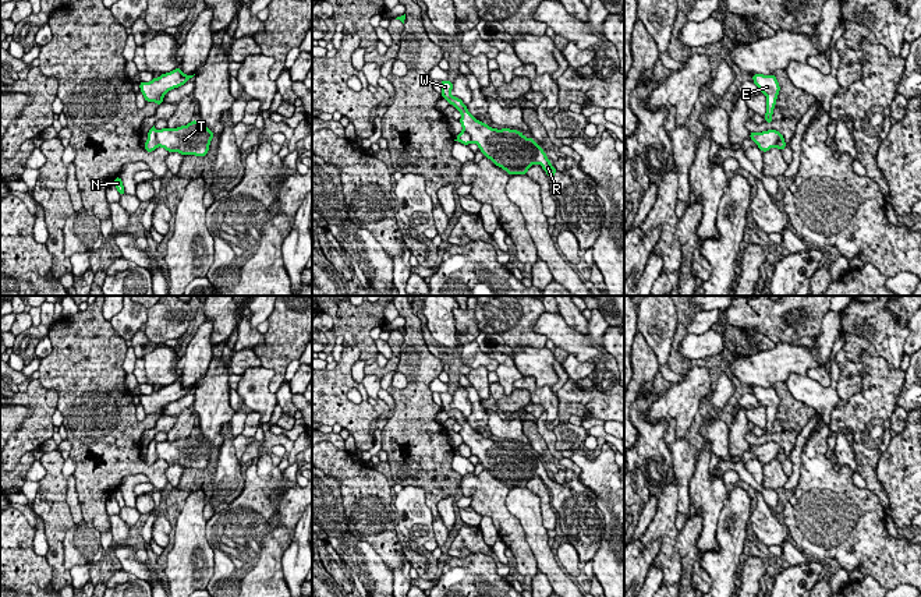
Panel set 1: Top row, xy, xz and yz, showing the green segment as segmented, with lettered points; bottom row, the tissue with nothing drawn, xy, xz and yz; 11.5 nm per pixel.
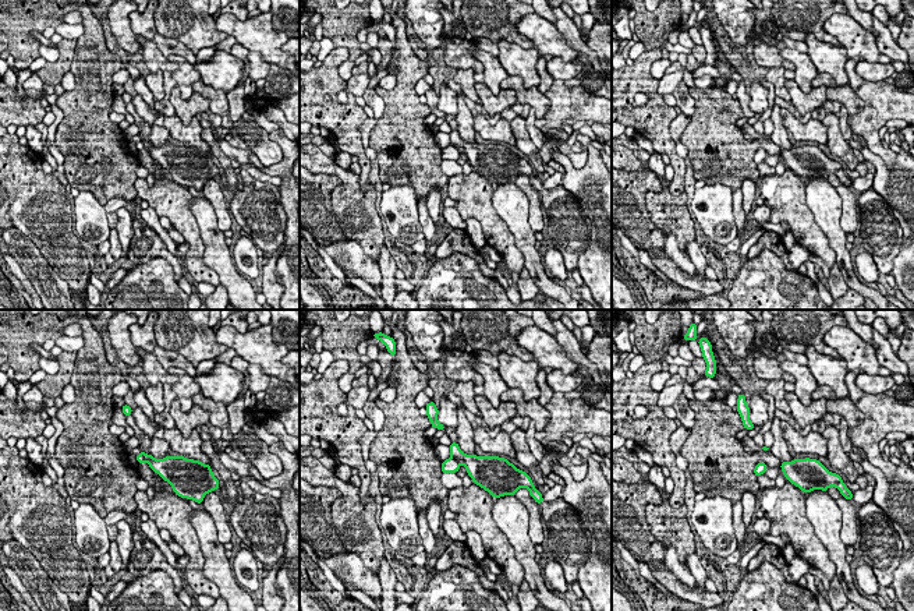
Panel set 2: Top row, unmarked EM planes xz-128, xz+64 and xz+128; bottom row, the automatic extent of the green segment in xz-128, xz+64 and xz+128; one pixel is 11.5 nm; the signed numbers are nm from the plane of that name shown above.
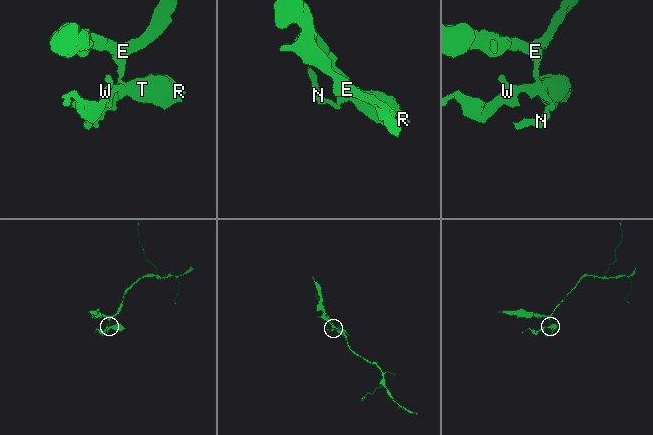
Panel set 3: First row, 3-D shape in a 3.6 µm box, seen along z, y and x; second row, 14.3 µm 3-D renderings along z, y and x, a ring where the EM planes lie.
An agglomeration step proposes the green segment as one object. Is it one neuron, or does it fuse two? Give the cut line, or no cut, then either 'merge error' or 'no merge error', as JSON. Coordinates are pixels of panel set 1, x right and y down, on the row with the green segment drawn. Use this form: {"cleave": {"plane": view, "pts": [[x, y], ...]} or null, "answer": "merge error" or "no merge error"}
{"cleave": {"plane": "xy", "pts": [[155, 131], [158, 145]]}, "answer": "merge error"}

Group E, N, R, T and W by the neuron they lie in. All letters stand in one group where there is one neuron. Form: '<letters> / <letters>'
E N / R T W

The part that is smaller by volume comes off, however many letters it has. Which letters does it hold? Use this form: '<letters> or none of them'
R, T, W

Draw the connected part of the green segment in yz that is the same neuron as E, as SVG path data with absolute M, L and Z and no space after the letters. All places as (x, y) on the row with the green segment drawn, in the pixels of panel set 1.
M754 74L752 80L754 84L758 86L759 92L766 95L766 113L764 117L766 123L772 123L772 114L780 91L780 85L777 84L777 80L773 74Z

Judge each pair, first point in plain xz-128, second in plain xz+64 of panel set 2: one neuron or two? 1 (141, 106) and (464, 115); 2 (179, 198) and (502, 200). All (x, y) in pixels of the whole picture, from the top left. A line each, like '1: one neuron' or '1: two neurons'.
1: two neurons
2: two neurons

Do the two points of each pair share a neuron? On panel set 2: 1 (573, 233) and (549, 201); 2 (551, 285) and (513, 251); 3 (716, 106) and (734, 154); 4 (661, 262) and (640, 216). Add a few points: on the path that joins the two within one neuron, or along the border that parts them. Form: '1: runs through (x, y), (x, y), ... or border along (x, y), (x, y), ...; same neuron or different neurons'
1: runs through (567, 225), (566, 218), (558, 209); same neuron
2: border along (510, 229), (514, 246), (523, 255), (524, 265); different neurons
3: runs through (716, 117), (716, 136), (723, 142); same neuron
4: runs through (655, 251), (655, 244), (640, 228); same neuron

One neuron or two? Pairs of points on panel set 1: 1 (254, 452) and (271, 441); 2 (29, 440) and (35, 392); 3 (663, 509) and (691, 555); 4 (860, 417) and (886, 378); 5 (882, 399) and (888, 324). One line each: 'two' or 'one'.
1: one
2: one
3: two
4: one
5: two

